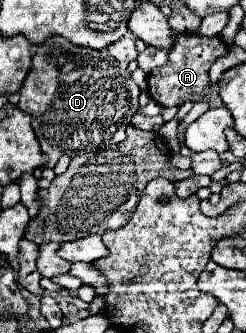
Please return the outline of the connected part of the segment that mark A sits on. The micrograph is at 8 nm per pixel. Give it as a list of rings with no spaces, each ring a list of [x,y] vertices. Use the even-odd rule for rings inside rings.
[[[187,32],[181,34],[175,40],[175,46],[169,52],[167,64],[163,64],[163,66],[149,72],[149,76],[147,76],[149,96],[157,104],[161,104],[163,108],[181,106],[187,100],[191,100],[191,102],[203,102],[205,100],[205,102],[209,102],[209,108],[223,106],[217,92],[205,92],[205,90],[211,86],[211,80],[209,80],[211,64],[219,56],[225,56],[225,54],[227,54],[227,44],[219,36],[207,38],[207,36],[199,36],[199,34],[187,34]]]

